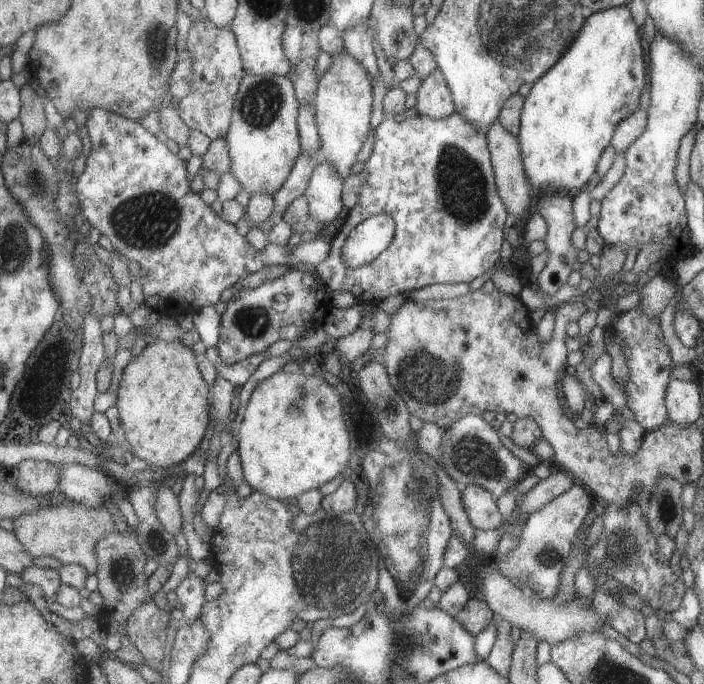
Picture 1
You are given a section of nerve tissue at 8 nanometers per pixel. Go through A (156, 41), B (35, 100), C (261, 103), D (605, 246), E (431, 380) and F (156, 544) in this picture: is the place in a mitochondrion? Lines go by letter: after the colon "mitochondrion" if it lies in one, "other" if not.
A: mitochondrion
B: other
C: mitochondrion
D: other
E: mitochondrion
F: mitochondrion

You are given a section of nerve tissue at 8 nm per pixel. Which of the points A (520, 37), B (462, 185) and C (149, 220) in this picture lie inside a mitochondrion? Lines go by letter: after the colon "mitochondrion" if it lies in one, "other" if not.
A: mitochondrion
B: mitochondrion
C: mitochondrion

